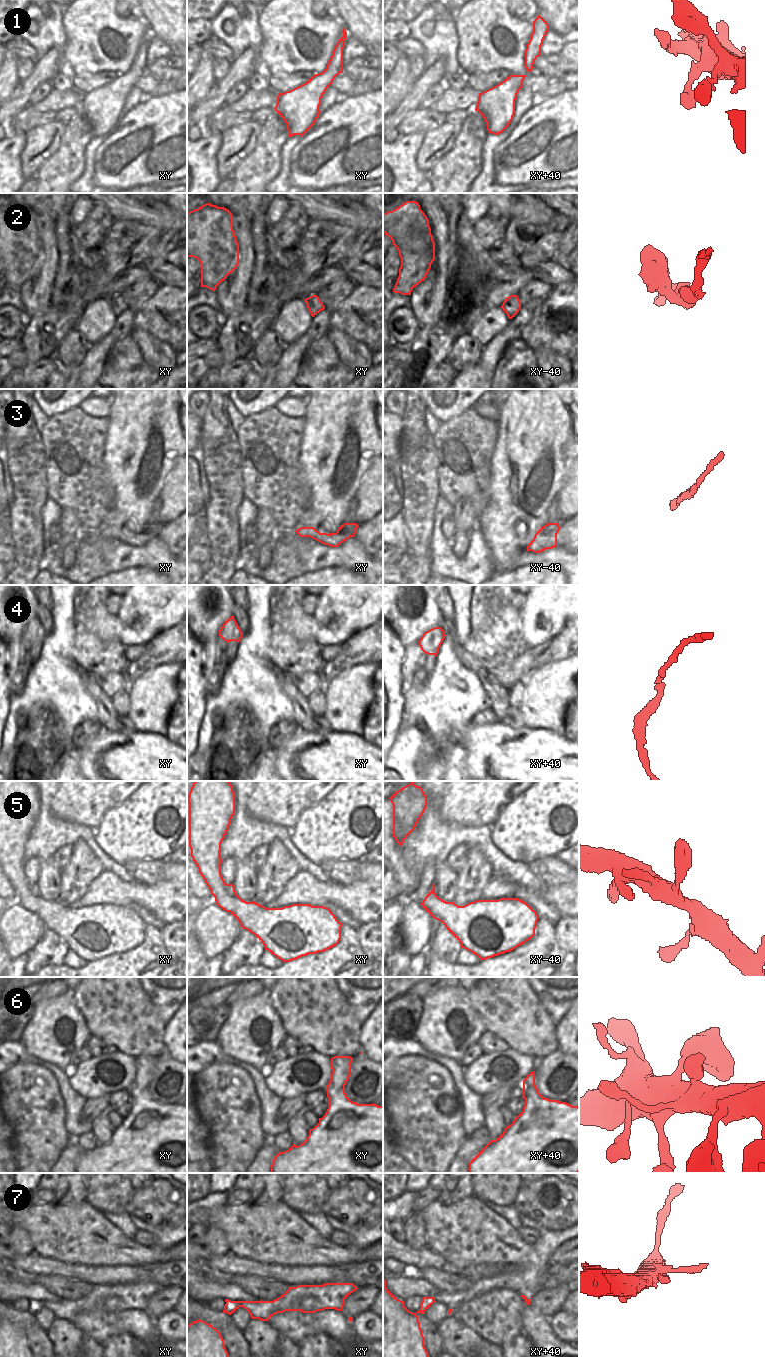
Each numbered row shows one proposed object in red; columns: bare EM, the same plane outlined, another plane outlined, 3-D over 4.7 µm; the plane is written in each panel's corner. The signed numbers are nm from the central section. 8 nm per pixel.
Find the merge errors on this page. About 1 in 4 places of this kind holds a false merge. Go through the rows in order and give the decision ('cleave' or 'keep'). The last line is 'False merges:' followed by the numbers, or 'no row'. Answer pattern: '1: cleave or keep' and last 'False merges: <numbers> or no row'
1: keep
2: keep
3: keep
4: keep
5: keep
6: keep
7: keep
False merges: no row

